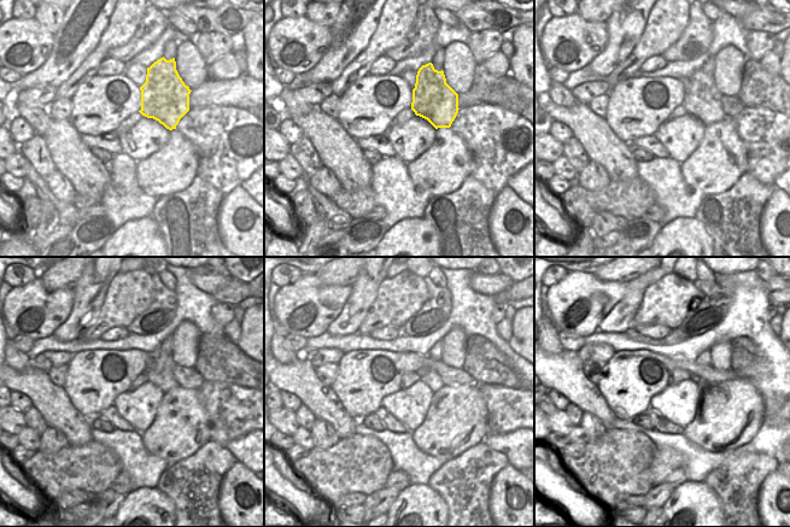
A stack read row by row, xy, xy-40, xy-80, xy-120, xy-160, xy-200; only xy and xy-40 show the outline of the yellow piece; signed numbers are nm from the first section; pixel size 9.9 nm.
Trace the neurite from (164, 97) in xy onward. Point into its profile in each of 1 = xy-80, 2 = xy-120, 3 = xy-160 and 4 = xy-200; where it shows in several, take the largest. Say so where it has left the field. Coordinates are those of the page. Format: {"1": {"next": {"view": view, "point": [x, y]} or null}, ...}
{"1": {"next": {"view": "xy-80", "point": [703, 100]}}, "2": {"next": {"view": "xy-120", "point": [159, 366]}}, "3": {"next": {"view": "xy-160", "point": [432, 379]}}, "4": {"next": {"view": "xy-200", "point": [694, 378]}}}

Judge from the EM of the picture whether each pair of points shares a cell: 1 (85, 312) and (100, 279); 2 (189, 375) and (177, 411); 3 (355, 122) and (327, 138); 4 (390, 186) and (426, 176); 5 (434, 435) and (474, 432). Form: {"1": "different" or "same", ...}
{"1": "same", "2": "different", "3": "different", "4": "different", "5": "same"}

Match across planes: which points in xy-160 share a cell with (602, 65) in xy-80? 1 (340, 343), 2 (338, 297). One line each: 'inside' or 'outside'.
1: outside
2: outside

